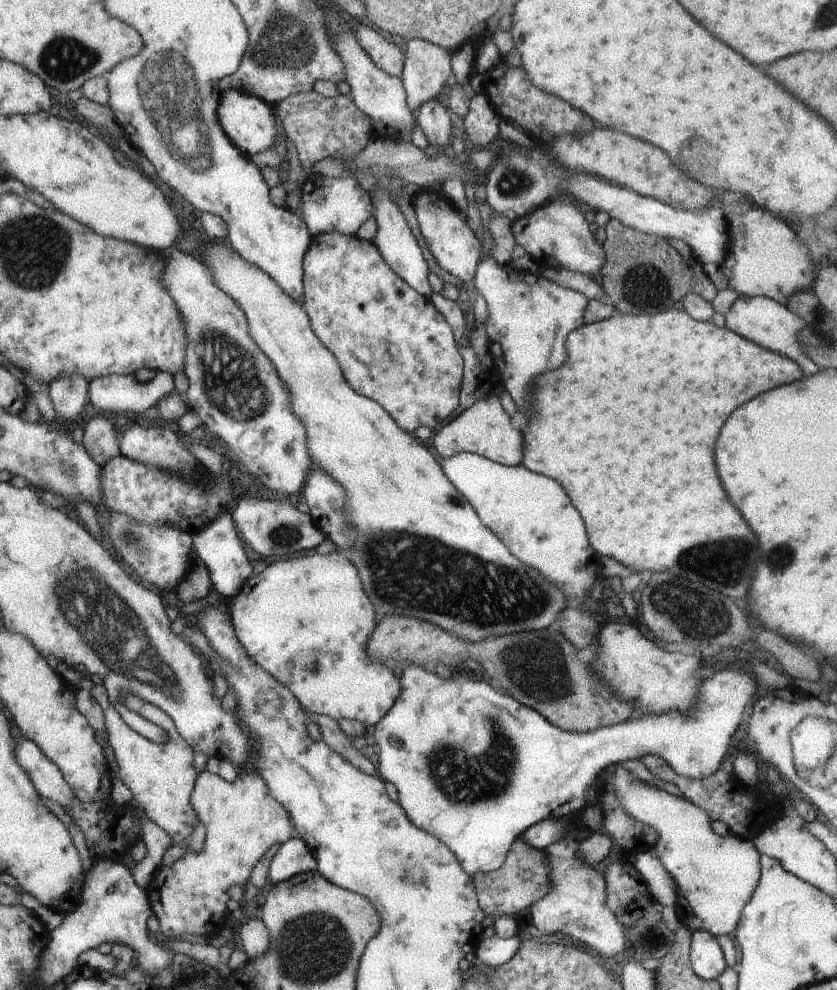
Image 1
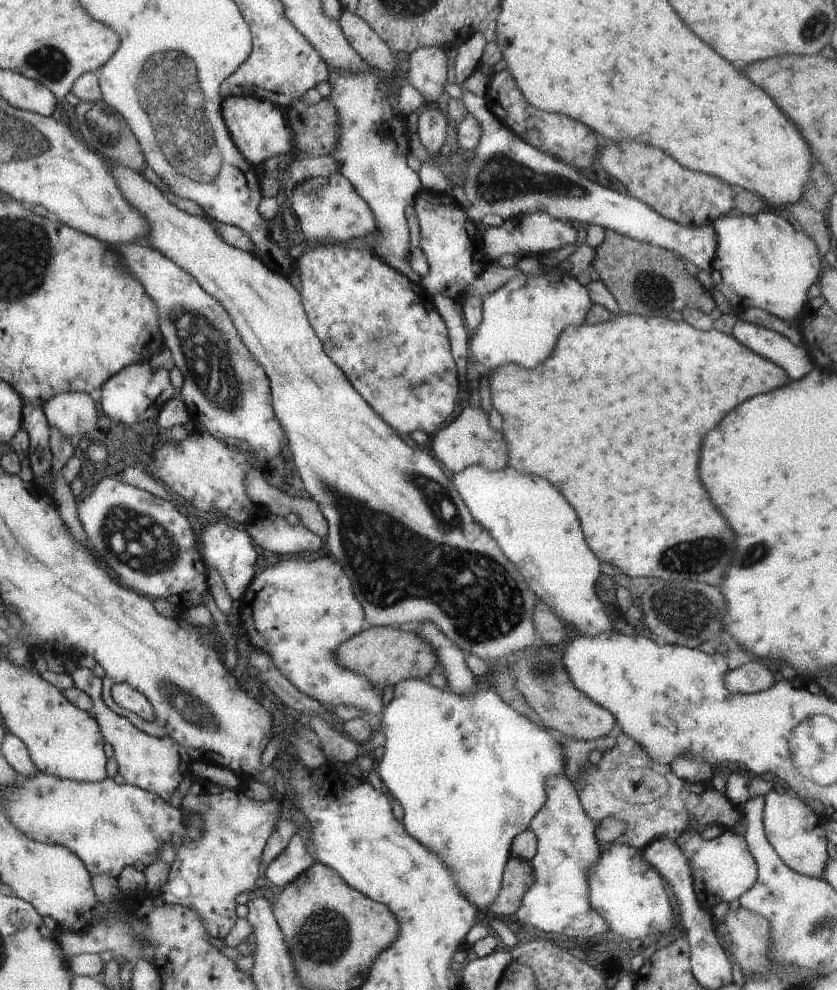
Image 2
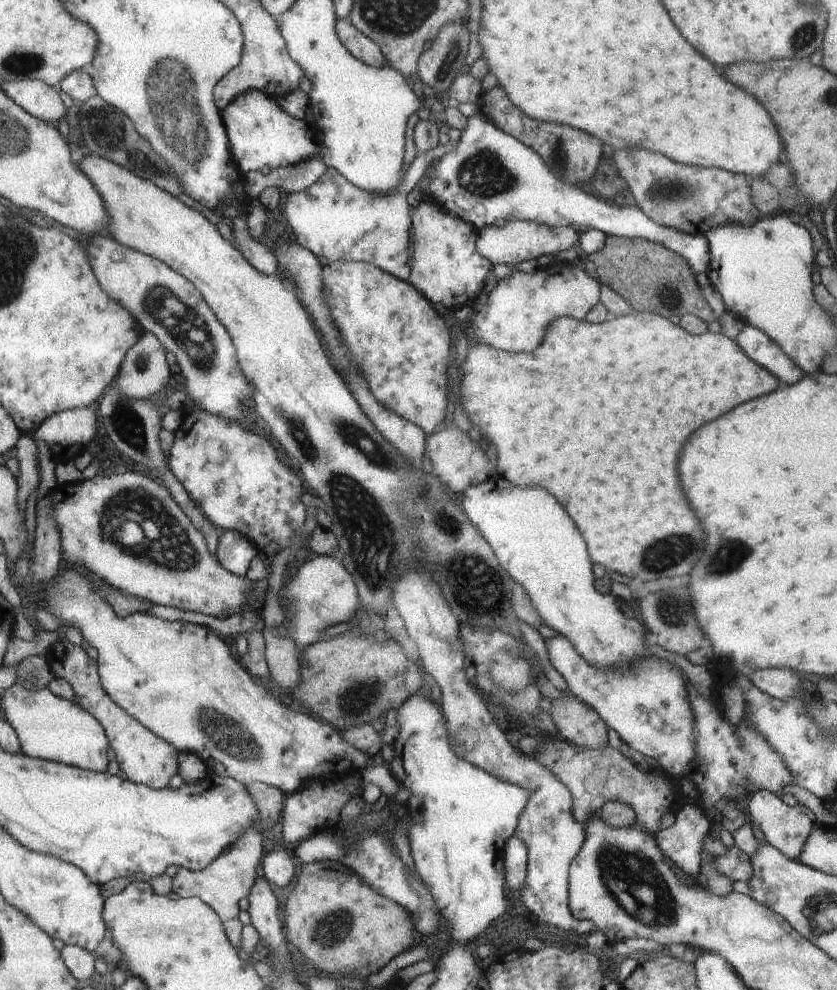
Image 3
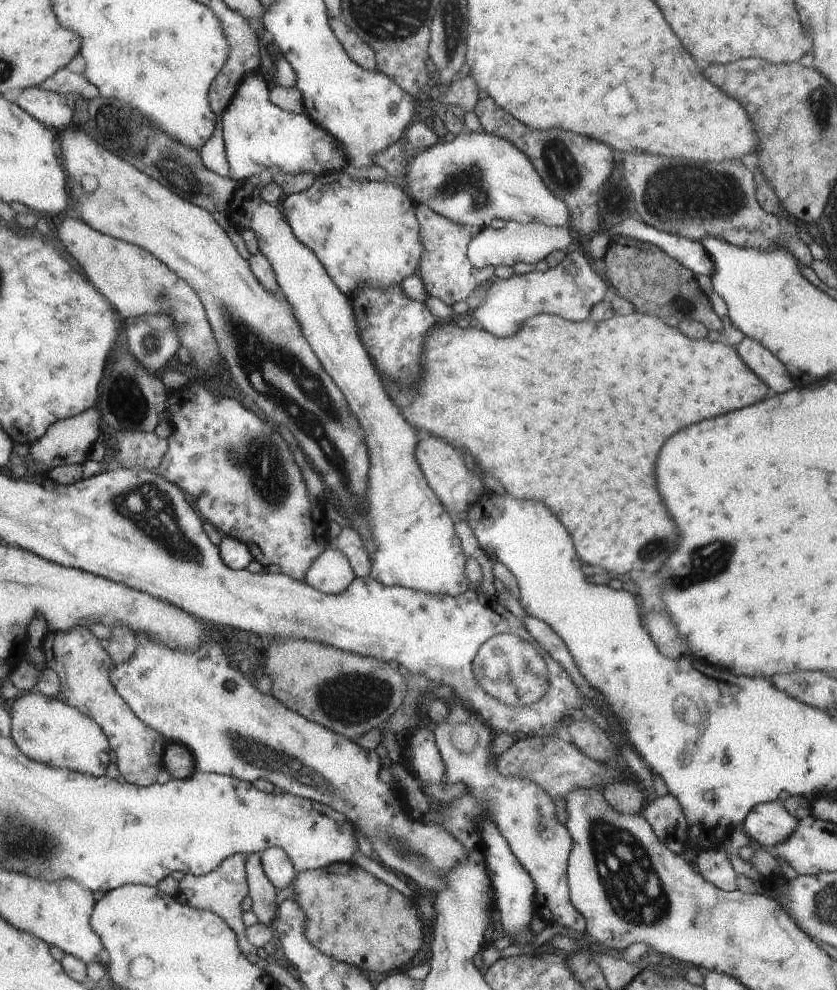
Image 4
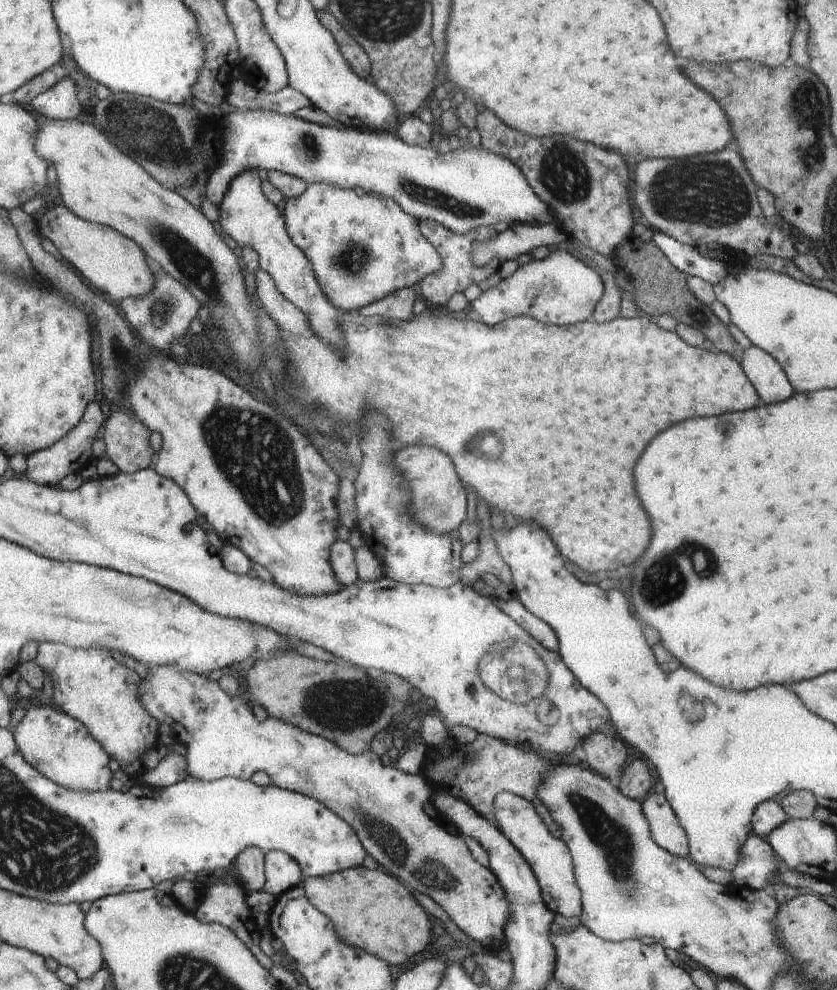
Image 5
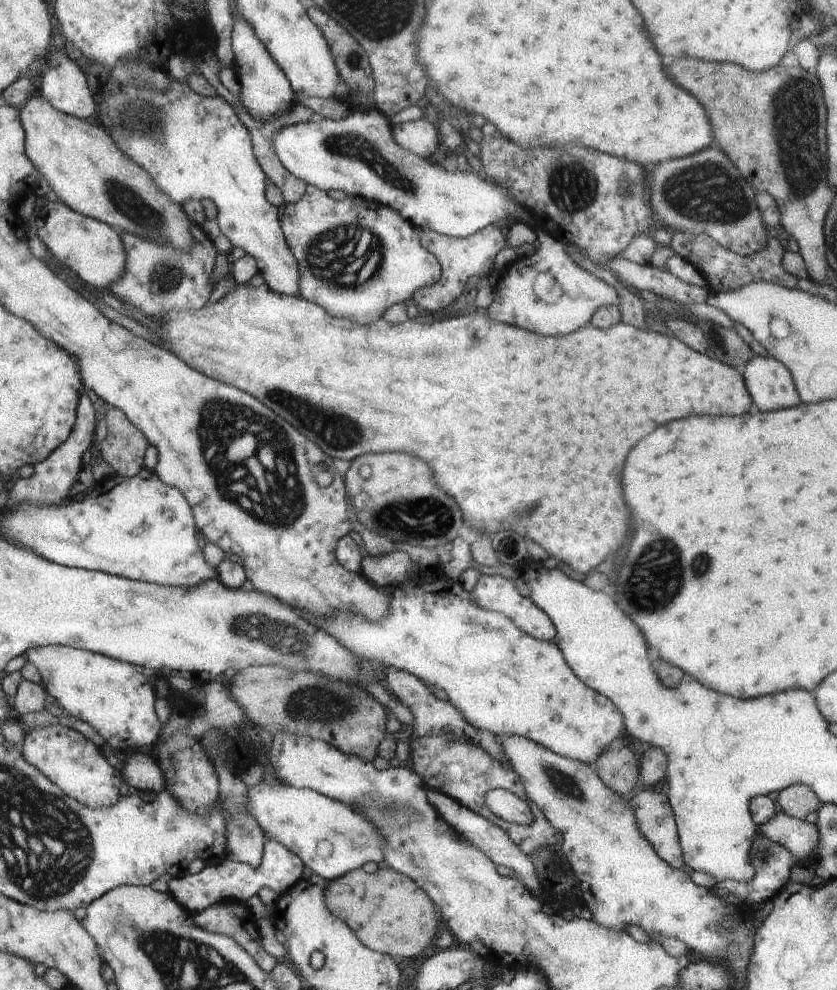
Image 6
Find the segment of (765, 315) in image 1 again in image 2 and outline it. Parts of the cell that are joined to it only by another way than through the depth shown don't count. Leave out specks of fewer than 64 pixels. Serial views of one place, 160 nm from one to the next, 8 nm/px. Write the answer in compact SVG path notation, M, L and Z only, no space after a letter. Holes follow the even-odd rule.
M738 318L732 336L754 354L782 368L792 381L800 380L816 366L806 348L794 345L787 337L773 330Z

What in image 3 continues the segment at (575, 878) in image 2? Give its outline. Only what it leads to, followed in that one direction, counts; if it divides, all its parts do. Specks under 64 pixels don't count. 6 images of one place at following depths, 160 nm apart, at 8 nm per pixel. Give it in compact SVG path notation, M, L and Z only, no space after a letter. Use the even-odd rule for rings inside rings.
M410 560L409 564L410 567L404 569L400 578L392 584L390 603L398 610L409 637L418 646L422 668L432 674L441 688L442 700L438 705L446 721L449 745L462 760L501 781L523 788L529 795L514 831L514 836L527 848L527 875L519 899L534 921L544 922L564 932L572 929L578 934L593 933L594 924L574 918L569 911L570 863L580 852L585 839L584 825L572 816L572 795L552 772L510 745L505 733L494 723L486 707L486 698L473 680L466 679L469 662L459 642L459 626L438 582L430 576L427 568L412 567L414 560Z

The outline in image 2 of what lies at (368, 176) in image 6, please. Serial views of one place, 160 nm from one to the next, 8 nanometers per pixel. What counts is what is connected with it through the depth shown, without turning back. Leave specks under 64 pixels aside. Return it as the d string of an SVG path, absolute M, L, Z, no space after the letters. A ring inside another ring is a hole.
M462 92L467 113L476 118L481 130L478 143L473 148L474 156L469 159L468 165L463 163L466 168L463 189L470 202L470 208L464 210L474 224L486 215L500 216L505 221L532 213L546 213L556 220L569 223L577 220L582 224L596 225L606 231L620 233L641 243L668 249L702 270L711 270L717 247L713 225L681 225L660 216L641 200L584 178L574 167L540 152L518 138L493 115L485 97L478 98L471 92ZM238 93L236 96L223 99L221 102L221 117L229 130L230 136L242 156L254 168L264 164L268 158L280 154L296 152L291 128L287 123L283 108L273 105L267 100L260 100L253 95Z

